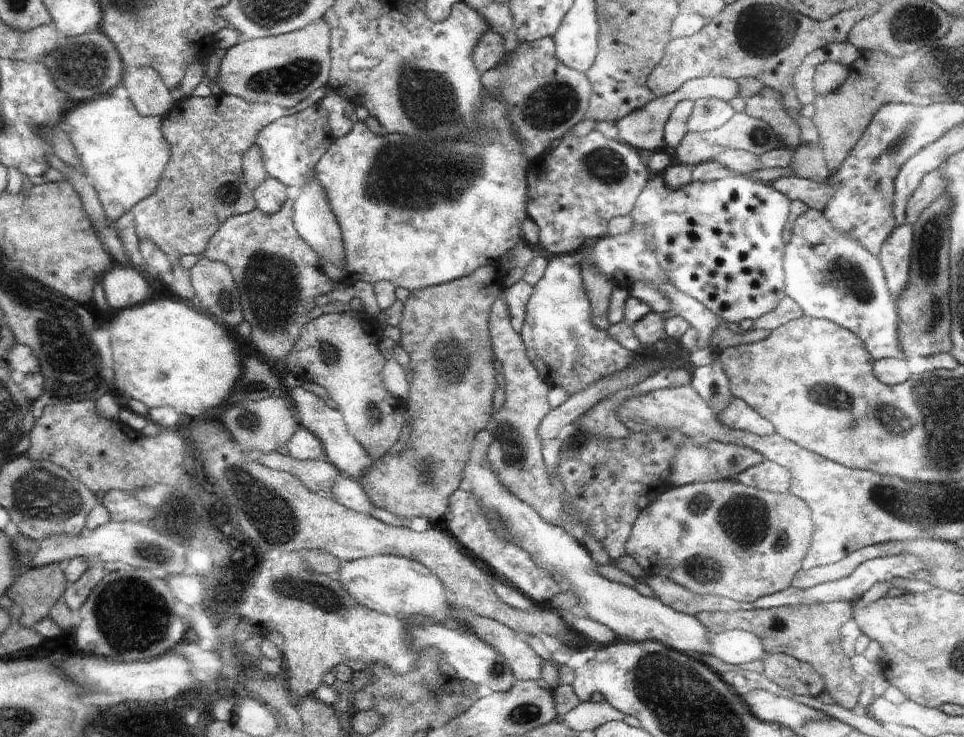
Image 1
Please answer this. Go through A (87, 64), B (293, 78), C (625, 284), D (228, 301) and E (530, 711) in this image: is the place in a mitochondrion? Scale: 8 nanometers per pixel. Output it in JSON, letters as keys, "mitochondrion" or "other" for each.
{"A":"mitochondrion","B":"mitochondrion","C":"other","D":"mitochondrion","E":"mitochondrion"}

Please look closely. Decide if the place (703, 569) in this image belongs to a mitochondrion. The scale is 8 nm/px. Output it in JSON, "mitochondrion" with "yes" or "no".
{"mitochondrion":"yes"}

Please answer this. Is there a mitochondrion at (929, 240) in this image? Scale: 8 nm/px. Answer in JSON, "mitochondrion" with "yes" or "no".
{"mitochondrion":"yes"}

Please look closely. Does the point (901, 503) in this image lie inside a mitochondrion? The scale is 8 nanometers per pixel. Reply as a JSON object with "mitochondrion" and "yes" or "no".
{"mitochondrion":"yes"}

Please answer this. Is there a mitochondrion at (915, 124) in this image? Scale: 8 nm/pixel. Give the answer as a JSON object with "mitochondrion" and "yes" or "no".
{"mitochondrion":"yes"}

